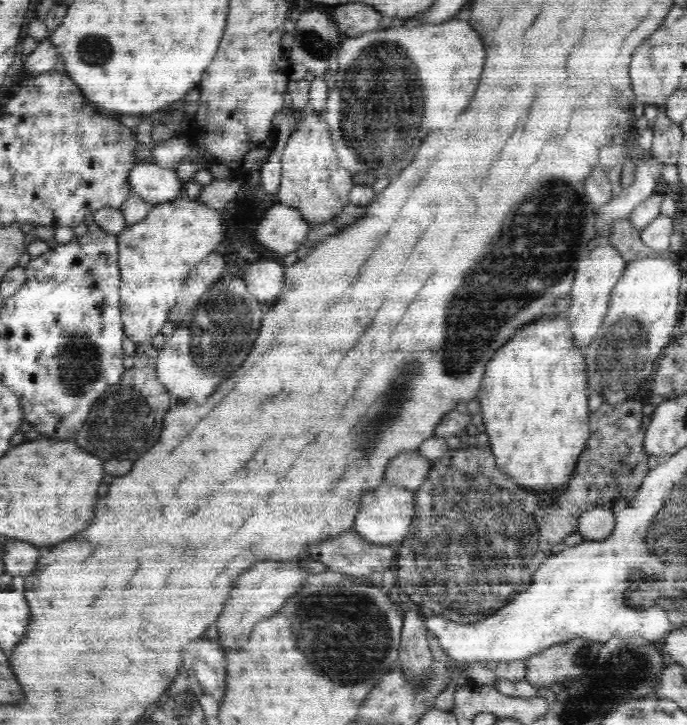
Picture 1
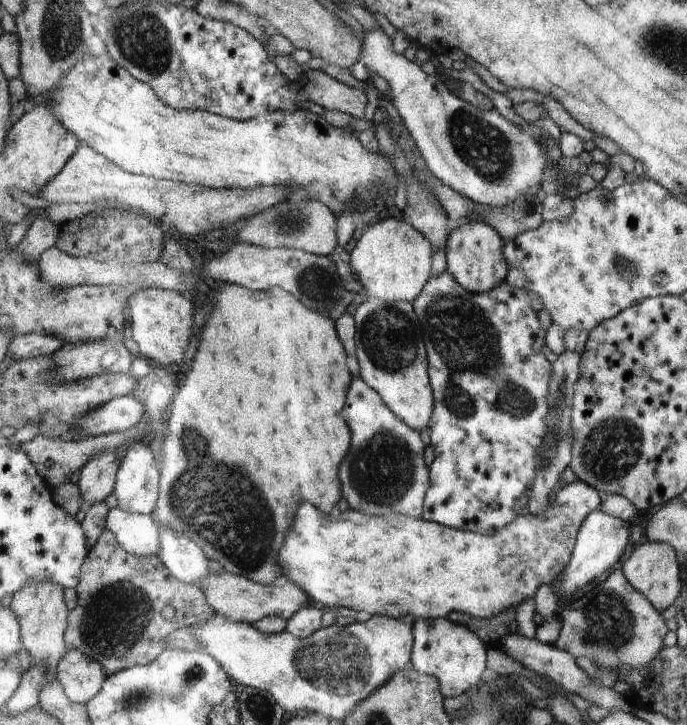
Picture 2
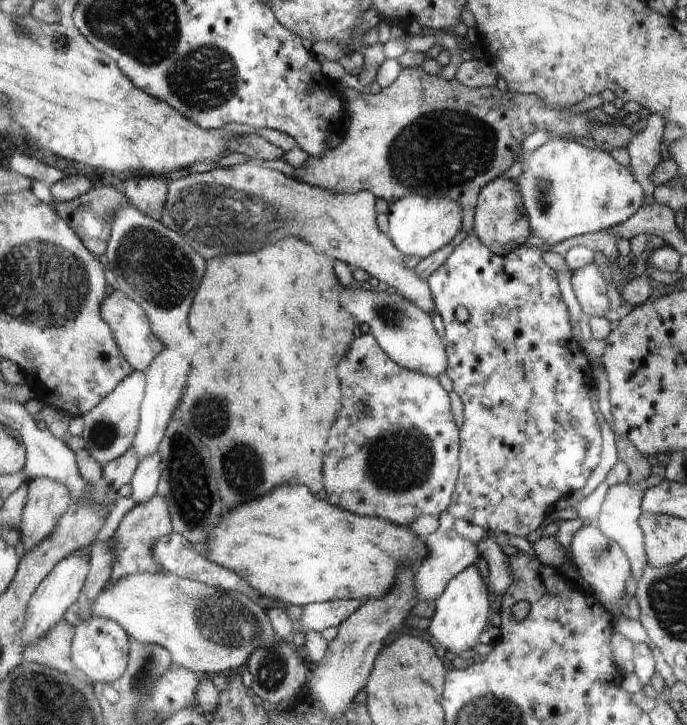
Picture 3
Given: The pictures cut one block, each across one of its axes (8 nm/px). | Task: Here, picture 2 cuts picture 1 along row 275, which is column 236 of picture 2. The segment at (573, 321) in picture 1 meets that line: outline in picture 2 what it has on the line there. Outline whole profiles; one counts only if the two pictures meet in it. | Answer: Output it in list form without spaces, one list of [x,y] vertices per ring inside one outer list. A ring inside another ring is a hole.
[[[213,566],[210,574],[202,578],[201,587],[207,592],[210,604],[216,609],[217,614],[225,615],[234,622],[246,622],[254,624],[261,618],[280,616],[284,620],[293,617],[298,610],[310,605],[312,601],[309,595],[299,587],[297,583],[290,582],[286,575],[282,574],[271,585],[263,585],[244,577],[230,574],[217,566]]]

